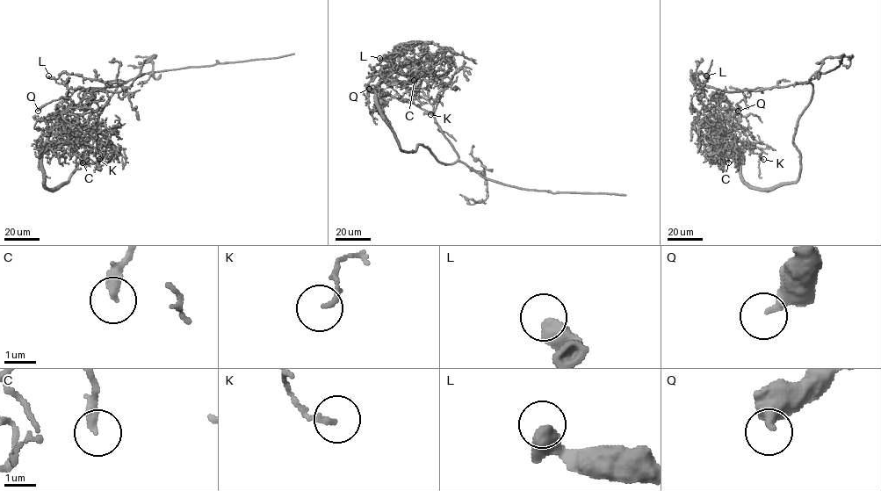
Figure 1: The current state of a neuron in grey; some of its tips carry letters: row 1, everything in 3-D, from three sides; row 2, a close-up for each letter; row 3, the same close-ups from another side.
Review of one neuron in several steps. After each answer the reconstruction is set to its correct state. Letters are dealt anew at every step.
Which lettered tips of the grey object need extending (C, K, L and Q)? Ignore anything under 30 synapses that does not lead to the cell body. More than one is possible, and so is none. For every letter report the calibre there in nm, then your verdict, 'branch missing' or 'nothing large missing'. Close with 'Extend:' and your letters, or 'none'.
C: 360 nm | nothing large missing
K: 140 nm | nothing large missing
L: 550 nm | nothing large missing
Q: 320 nm | nothing large missing
Extend: none

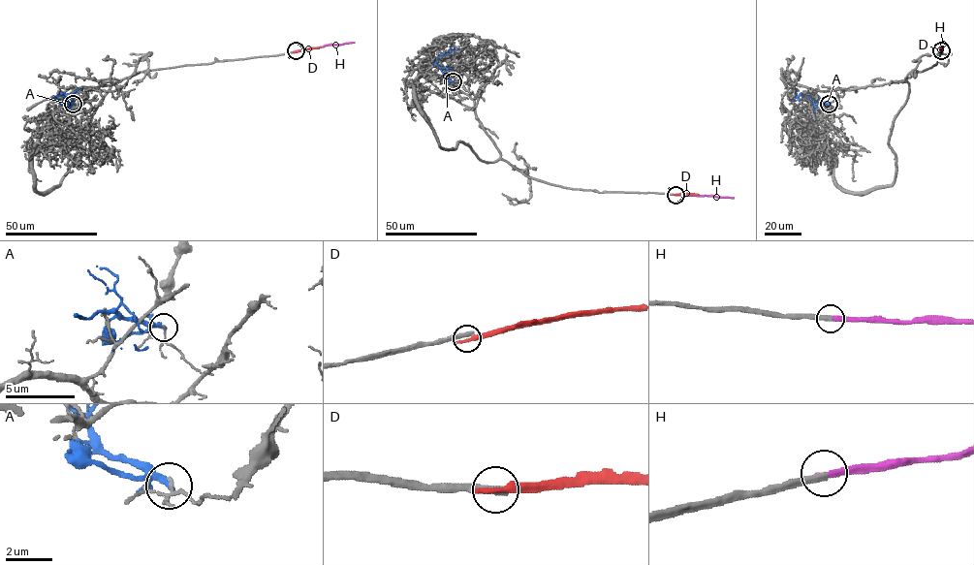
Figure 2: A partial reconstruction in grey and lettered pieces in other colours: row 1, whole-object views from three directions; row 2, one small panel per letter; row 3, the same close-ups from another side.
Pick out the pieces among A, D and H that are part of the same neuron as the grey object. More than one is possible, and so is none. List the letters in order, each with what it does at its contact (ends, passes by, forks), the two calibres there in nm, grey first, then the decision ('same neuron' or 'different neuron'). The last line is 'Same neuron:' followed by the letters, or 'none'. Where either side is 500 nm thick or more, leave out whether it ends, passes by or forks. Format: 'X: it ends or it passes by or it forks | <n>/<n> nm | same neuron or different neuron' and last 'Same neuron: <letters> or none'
A: it forks | 80/180 nm | different neuron
D: it ends | 380/360 nm | different neuron
H: it ends | 320/320 nm | same neuron
Same neuron: H

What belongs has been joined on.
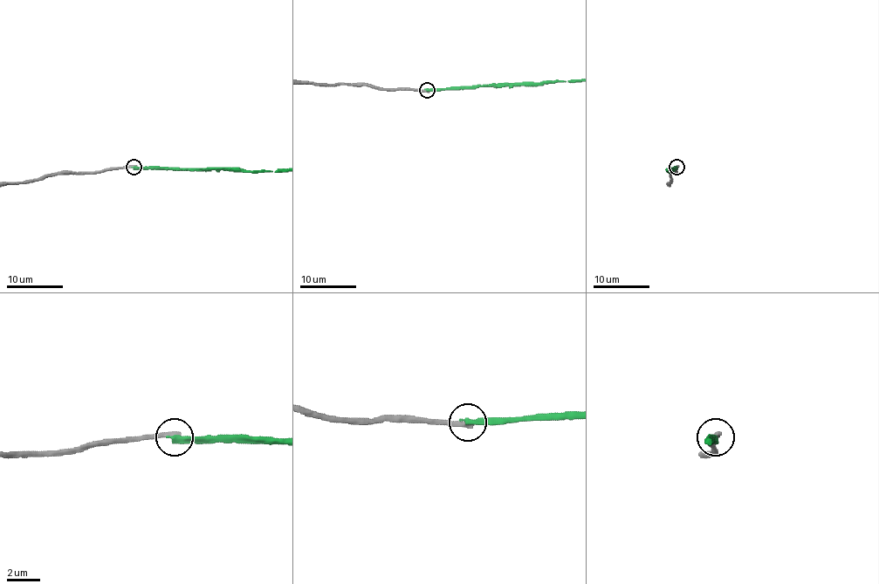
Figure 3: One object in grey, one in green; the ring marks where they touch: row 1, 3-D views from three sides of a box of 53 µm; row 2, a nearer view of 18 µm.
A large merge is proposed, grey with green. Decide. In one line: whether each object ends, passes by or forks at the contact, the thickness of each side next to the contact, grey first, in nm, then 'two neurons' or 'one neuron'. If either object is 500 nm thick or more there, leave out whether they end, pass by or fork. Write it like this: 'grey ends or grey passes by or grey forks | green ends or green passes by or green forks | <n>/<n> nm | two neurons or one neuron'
grey ends | green ends | 340/380 nm | two neurons

